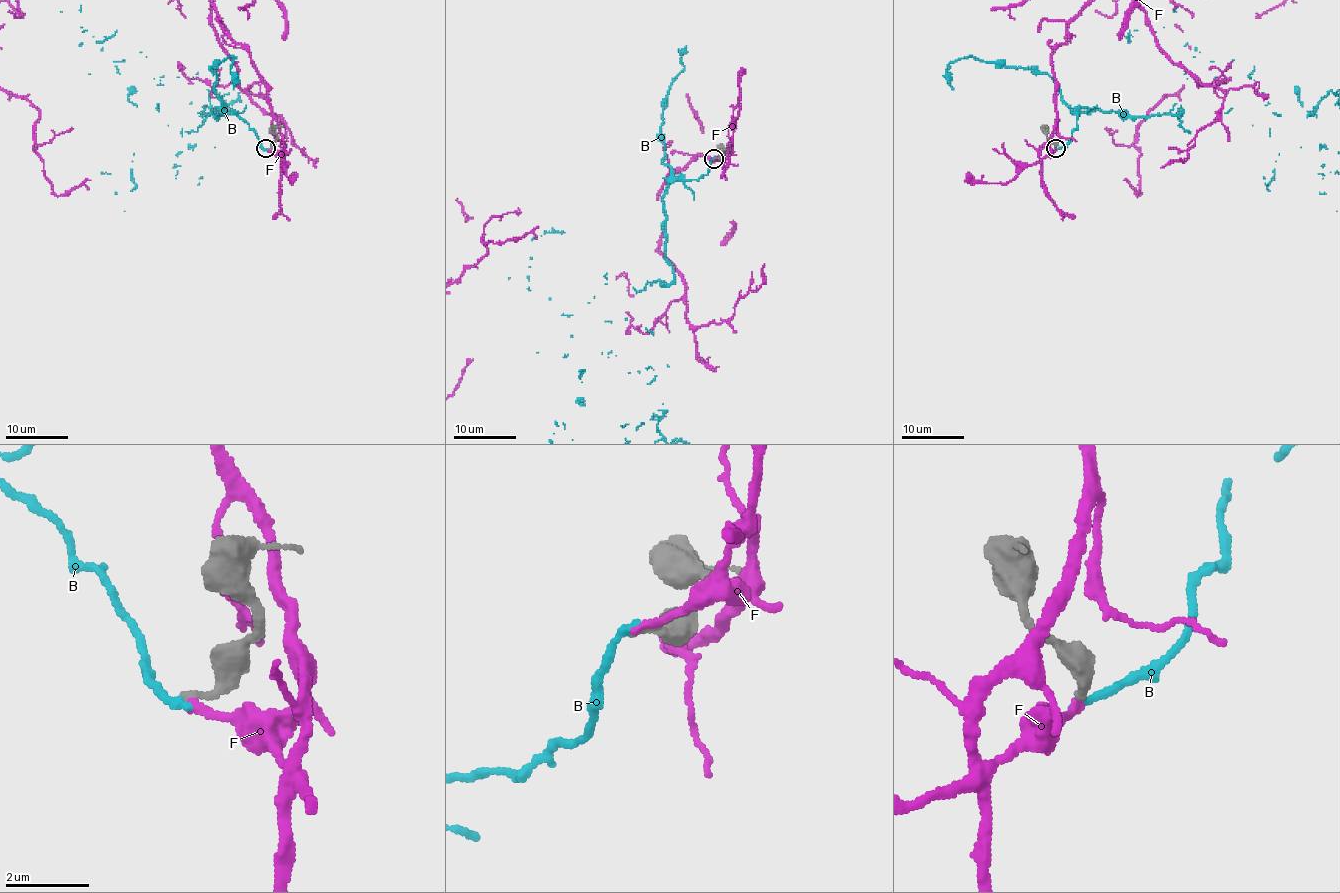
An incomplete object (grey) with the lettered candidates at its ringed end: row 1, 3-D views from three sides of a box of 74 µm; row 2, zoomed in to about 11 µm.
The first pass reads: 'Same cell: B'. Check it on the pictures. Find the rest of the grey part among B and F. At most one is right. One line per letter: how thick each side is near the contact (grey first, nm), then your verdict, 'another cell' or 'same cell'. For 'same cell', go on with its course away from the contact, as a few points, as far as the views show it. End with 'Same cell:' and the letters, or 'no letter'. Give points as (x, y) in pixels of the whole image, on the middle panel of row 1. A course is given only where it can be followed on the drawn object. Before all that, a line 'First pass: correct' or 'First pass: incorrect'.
First pass: incorrect
B: 180/200 nm | another cell
F: 220/200 nm | another cell
Same cell: no letter

